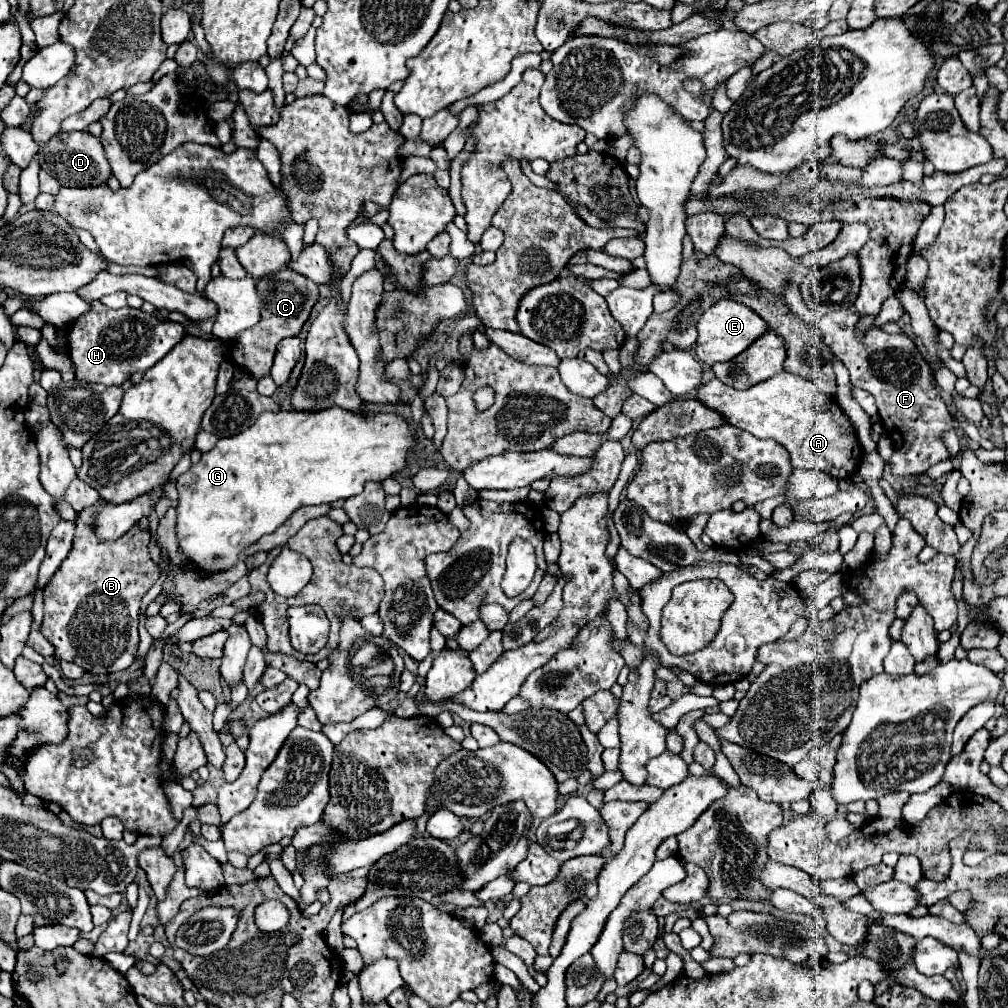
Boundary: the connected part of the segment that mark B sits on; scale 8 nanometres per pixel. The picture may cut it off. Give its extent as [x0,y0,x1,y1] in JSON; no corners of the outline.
[40,505,160,675]

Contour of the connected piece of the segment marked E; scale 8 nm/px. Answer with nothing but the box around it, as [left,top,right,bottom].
[696,299,768,367]

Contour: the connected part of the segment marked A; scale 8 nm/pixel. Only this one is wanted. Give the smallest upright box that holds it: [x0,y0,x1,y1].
[694,371,864,479]

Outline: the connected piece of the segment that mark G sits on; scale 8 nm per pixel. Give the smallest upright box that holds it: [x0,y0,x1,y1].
[176,407,420,573]

